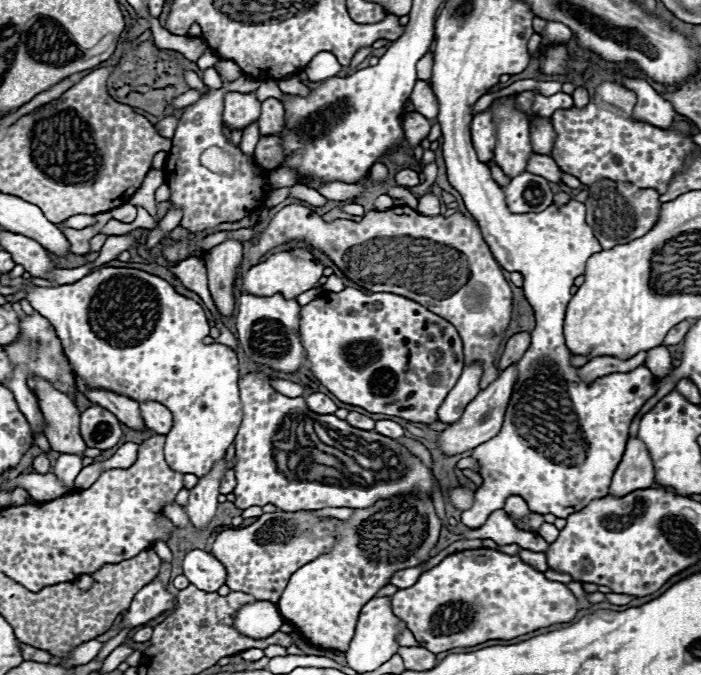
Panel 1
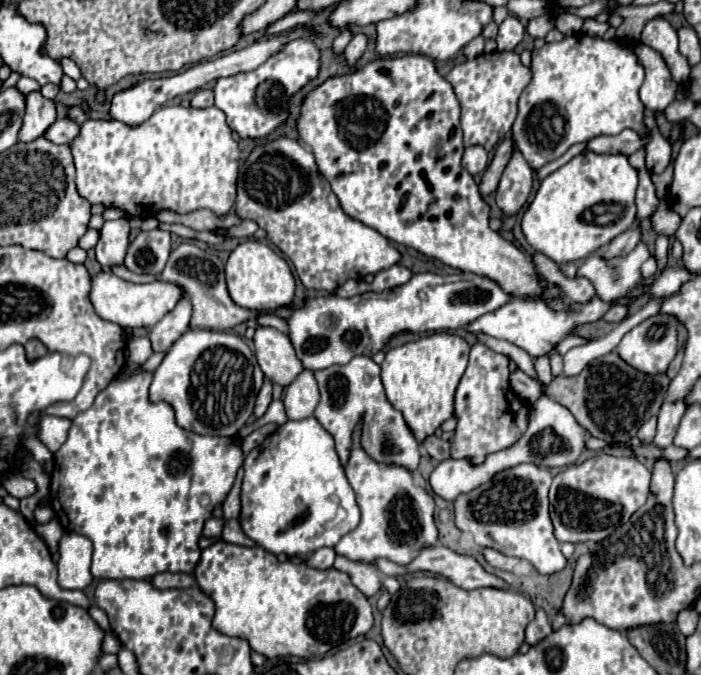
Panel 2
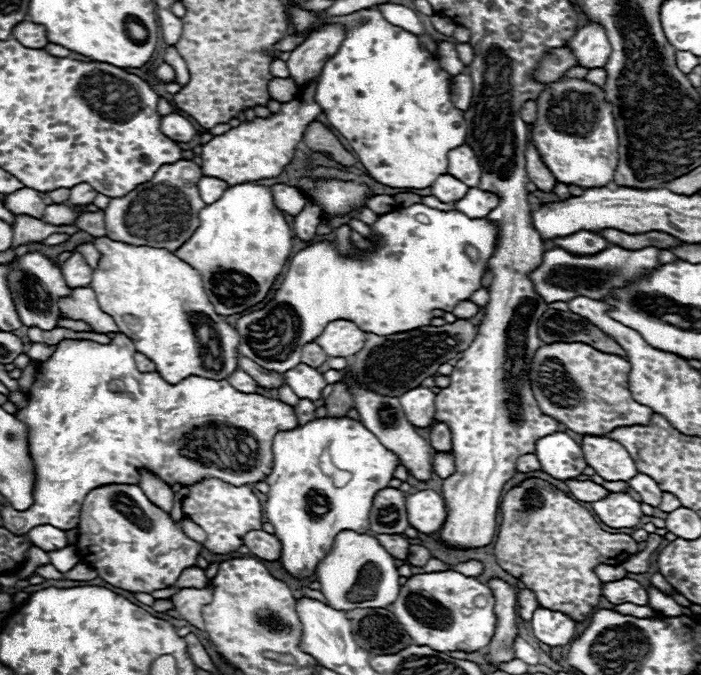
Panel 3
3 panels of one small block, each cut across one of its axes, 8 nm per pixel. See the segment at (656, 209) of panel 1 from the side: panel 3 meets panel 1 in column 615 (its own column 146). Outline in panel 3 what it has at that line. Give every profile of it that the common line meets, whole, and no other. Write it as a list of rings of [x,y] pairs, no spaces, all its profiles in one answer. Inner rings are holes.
[[[180,160],[176,164],[162,166],[150,182],[138,186],[130,194],[126,194],[122,198],[112,198],[112,202],[104,210],[108,236],[118,238],[118,242],[130,242],[132,246],[162,246],[166,250],[178,250],[178,246],[182,246],[182,242],[186,242],[186,238],[190,238],[190,234],[194,234],[194,230],[198,228],[198,224],[200,224],[198,214],[206,206],[200,198],[198,186],[196,186],[200,176],[202,176],[202,172],[200,172],[198,164],[194,164],[192,160]]]

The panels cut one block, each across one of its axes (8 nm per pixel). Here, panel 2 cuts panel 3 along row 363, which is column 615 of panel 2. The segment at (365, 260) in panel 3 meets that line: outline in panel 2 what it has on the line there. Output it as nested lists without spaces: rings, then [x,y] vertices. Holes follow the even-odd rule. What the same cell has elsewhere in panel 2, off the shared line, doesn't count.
[[[642,240],[630,254],[620,258],[604,258],[600,252],[596,252],[580,264],[576,278],[590,280],[600,300],[614,302],[624,294],[630,294],[640,284],[640,268],[650,256],[652,254]]]

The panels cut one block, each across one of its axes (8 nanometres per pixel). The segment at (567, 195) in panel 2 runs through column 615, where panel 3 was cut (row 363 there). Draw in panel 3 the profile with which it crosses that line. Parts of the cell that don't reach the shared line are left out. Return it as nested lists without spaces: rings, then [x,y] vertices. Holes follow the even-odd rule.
[[[94,238],[92,244],[102,252],[100,266],[94,270],[90,282],[98,296],[100,308],[110,314],[120,332],[134,342],[136,352],[146,354],[146,358],[156,364],[156,372],[168,384],[178,384],[188,376],[226,380],[238,368],[238,330],[216,314],[204,292],[200,274],[190,264],[182,262],[164,248],[132,246],[110,238]]]

